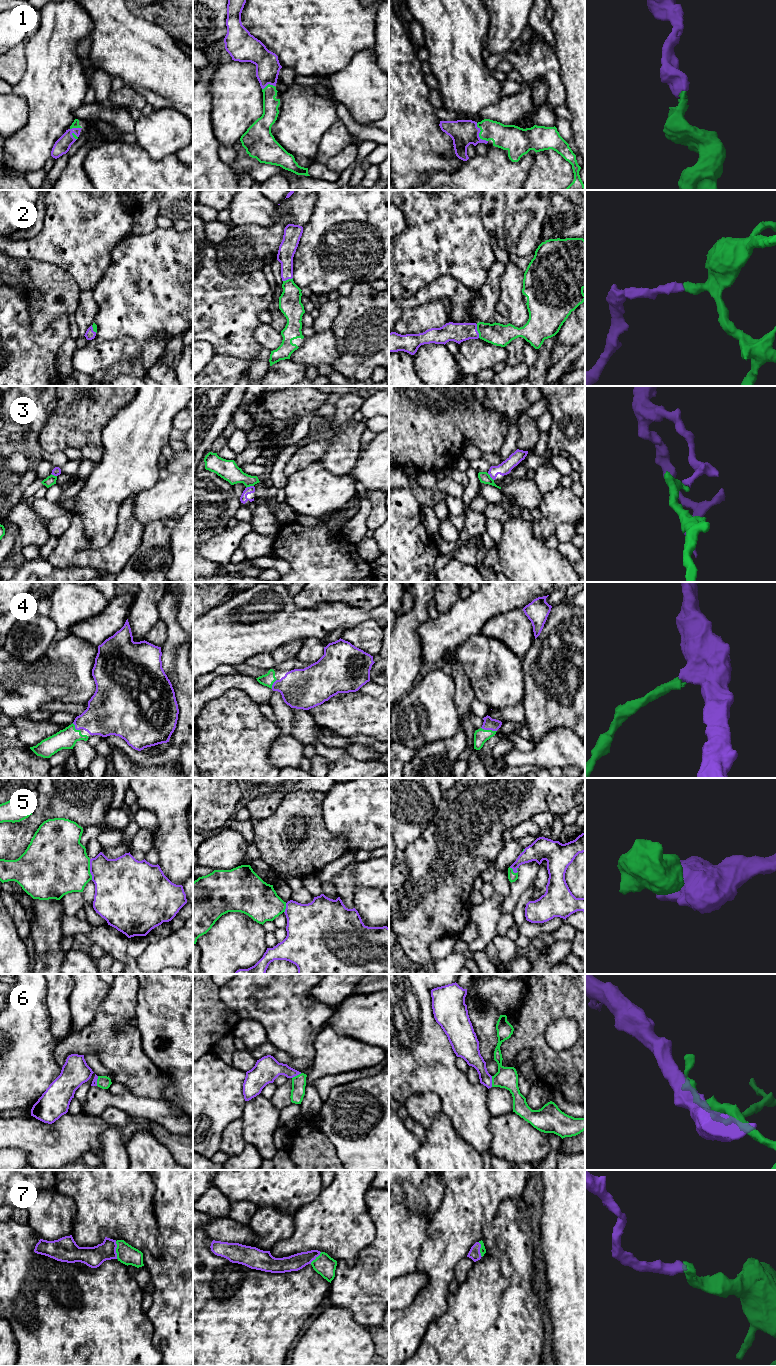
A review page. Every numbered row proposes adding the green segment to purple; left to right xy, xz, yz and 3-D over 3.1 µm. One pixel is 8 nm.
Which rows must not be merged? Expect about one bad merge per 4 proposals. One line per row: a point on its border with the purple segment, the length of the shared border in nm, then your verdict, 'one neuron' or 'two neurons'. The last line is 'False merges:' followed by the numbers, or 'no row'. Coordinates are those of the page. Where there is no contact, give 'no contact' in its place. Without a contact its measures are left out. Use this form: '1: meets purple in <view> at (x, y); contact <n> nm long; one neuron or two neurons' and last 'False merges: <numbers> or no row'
1: meets purple in yz at (478, 134); contact 180 nm long; one neuron
2: meets purple in yz at (477, 331); contact 110 nm long; one neuron
3: meets purple in xz at (250, 486); contact 70 nm long; two neurons
4: meets purple in yz at (489, 729); contact 130 nm long; one neuron
5: meets purple in xy at (90, 869); contact 170 nm long; one neuron
6: meets purple in yz at (491, 1081); contact 90 nm long; one neuron
7: meets purple in xy at (115, 1250); contact 140 nm long; one neuron
False merges: 3

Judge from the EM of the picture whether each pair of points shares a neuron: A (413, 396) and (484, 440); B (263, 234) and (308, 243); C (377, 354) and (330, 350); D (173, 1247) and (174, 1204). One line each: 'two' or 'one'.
A: one
B: two
C: two
D: one

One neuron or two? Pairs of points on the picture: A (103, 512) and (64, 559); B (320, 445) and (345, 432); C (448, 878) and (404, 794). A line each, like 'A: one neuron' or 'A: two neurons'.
A: two neurons
B: two neurons
C: two neurons

